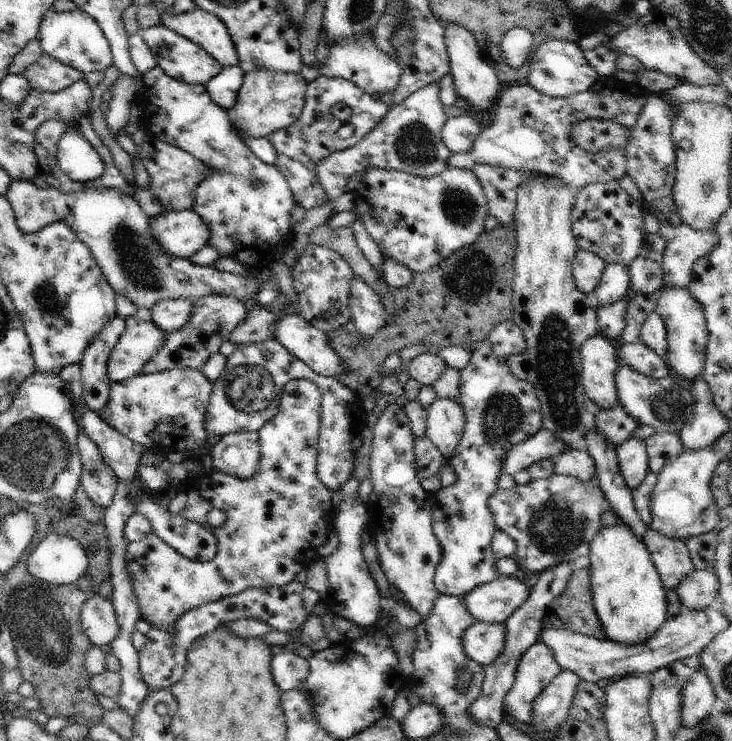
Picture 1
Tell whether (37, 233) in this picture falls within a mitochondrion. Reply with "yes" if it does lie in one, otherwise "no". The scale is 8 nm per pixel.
no

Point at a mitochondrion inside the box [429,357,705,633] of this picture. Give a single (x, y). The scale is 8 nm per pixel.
(557, 527)

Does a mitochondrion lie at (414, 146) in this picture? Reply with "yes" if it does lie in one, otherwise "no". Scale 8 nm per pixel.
yes

